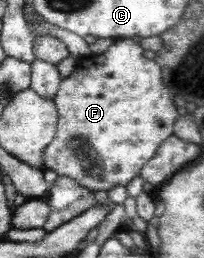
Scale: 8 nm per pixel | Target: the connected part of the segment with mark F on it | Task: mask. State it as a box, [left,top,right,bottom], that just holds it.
[43,38,179,192]

